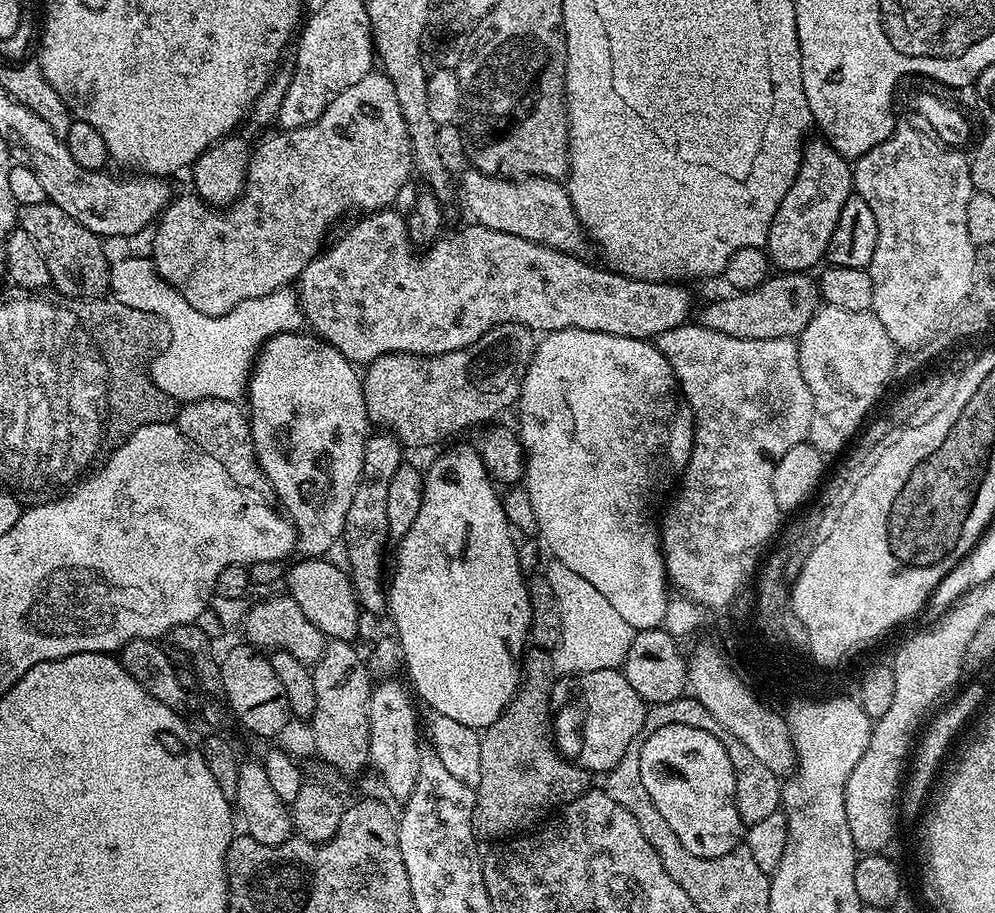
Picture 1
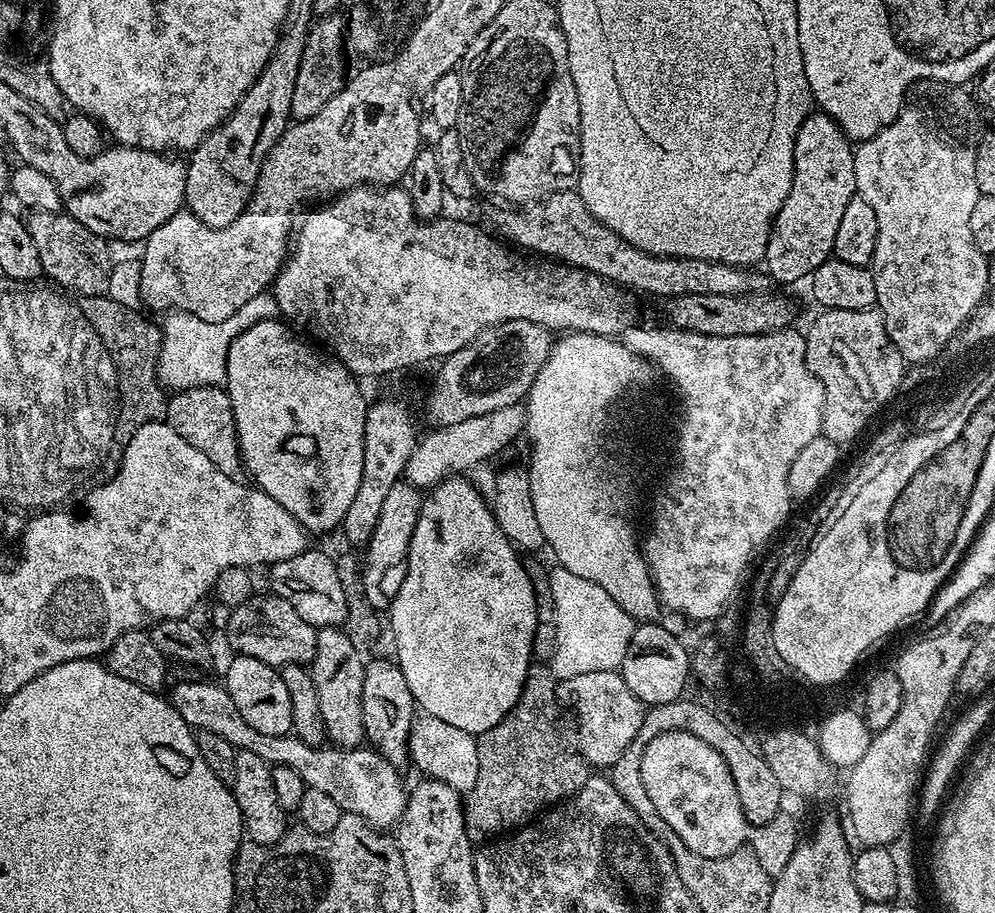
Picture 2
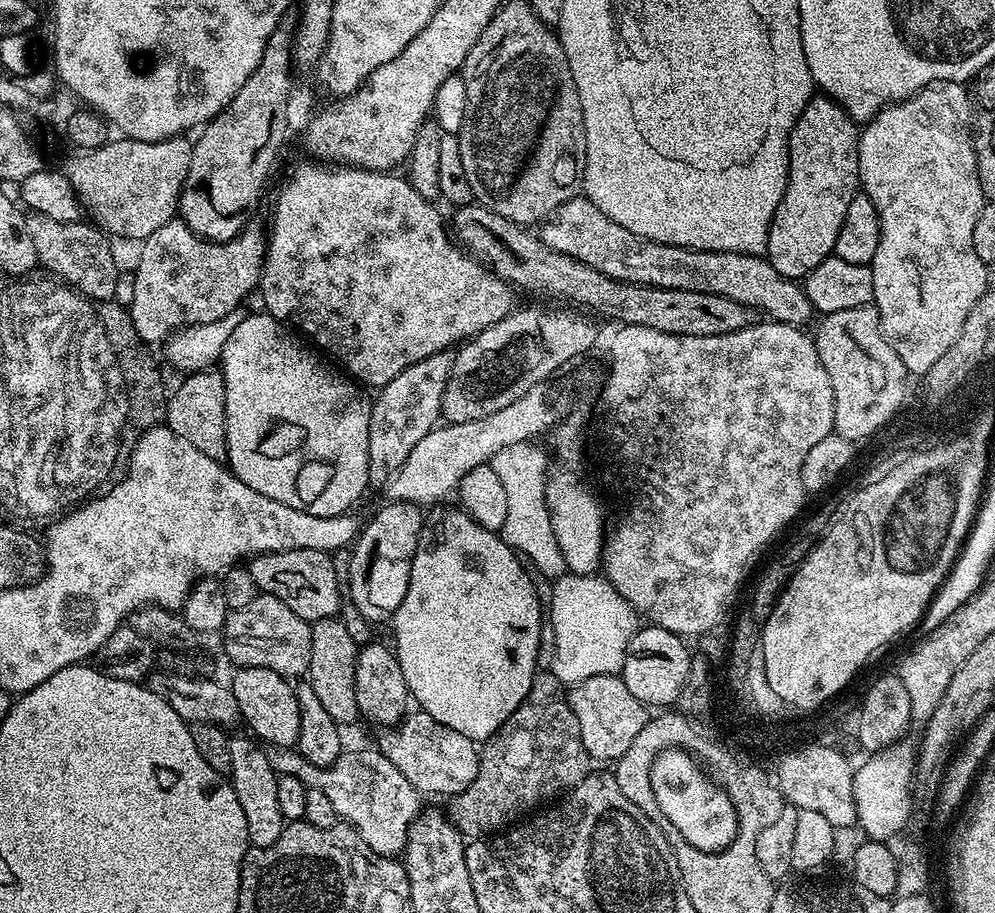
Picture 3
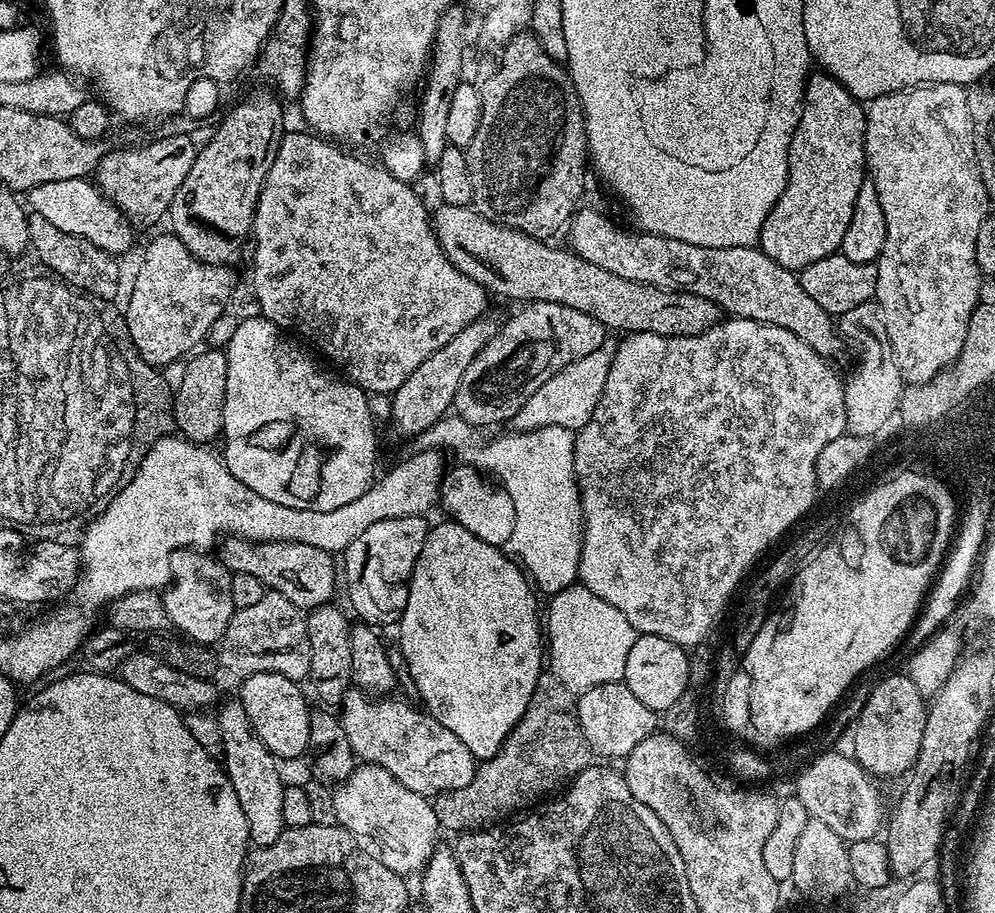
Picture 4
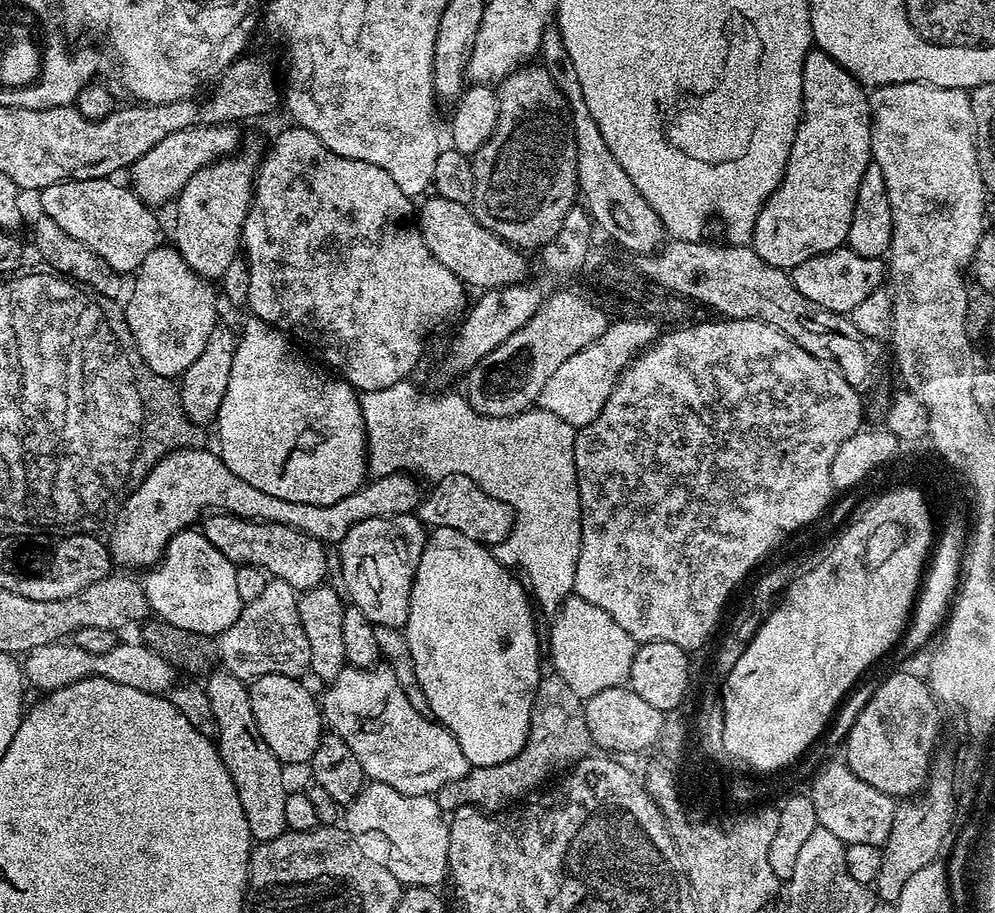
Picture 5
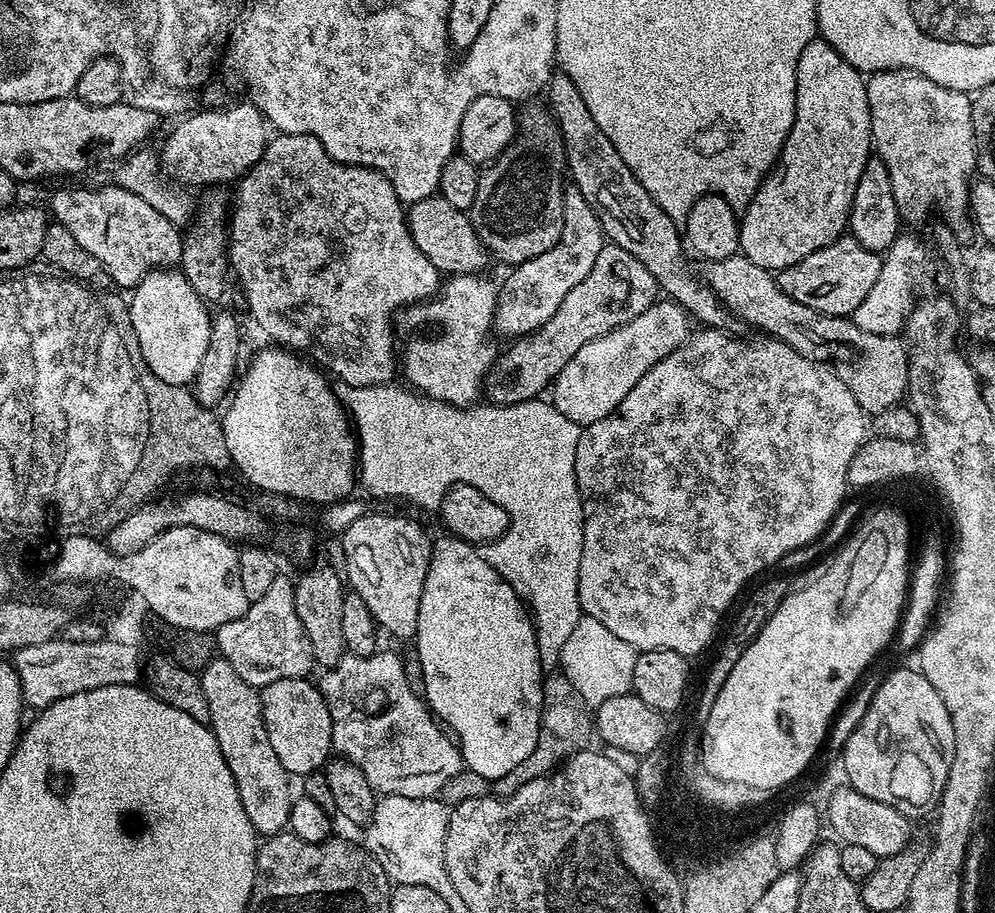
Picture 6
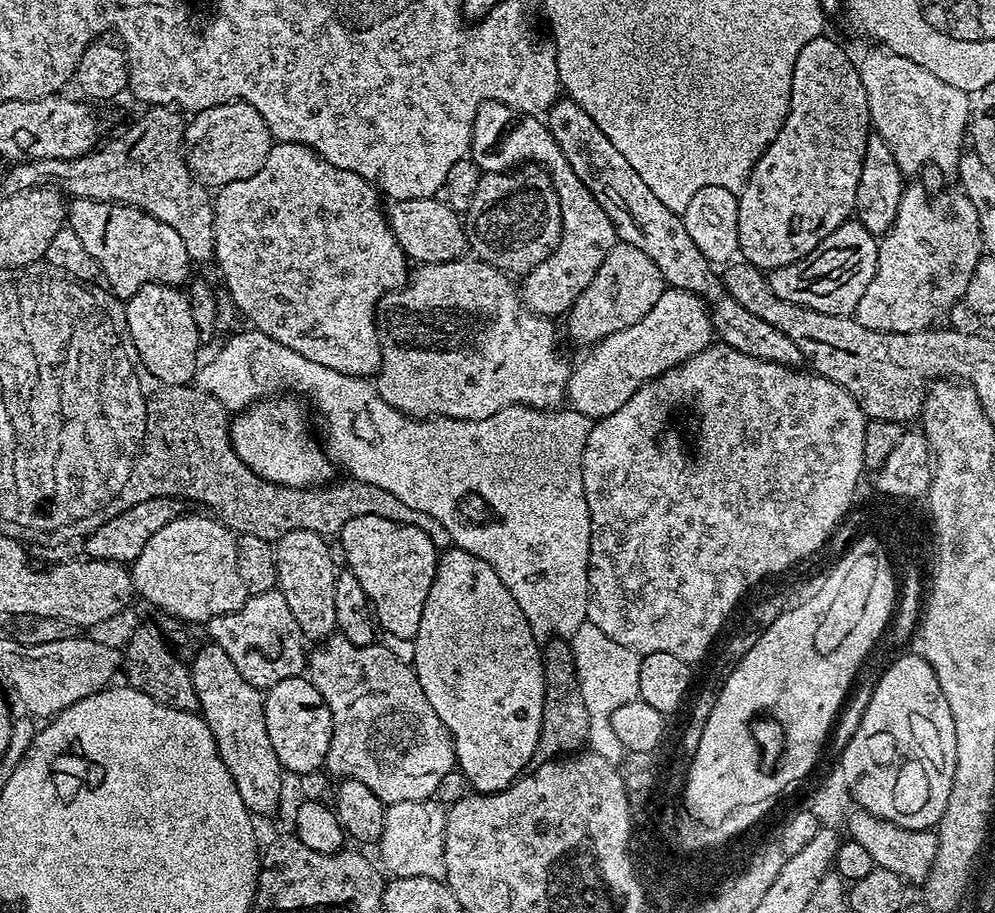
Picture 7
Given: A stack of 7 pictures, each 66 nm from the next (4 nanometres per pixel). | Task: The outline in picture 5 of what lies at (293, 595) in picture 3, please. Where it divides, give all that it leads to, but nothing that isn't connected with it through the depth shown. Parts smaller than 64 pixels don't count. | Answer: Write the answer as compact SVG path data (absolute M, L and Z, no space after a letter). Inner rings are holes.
M228 512L208 514L202 520L202 533L215 549L220 550L234 565L249 564L268 573L273 580L286 582L298 594L319 588L328 572L329 549L318 538L302 534L302 530L272 524L268 520L243 520Z

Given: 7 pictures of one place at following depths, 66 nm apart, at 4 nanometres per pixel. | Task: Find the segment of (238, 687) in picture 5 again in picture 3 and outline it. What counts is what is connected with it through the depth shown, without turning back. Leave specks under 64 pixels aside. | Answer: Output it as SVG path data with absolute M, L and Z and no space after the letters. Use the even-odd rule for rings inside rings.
M233 735L230 739L232 789L234 794L238 794L238 802L242 805L242 814L246 814L249 845L254 848L274 846L274 842L278 842L286 823L282 810L278 810L277 775L270 766L267 751L251 735L243 735Z

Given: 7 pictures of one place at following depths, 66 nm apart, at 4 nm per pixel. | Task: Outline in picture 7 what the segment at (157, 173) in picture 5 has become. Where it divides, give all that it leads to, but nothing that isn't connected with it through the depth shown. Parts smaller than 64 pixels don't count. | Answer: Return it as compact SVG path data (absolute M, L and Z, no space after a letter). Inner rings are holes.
M243 102L219 104L195 113L185 129L184 142L188 169L196 173L201 184L212 190L258 174L274 143L262 114Z

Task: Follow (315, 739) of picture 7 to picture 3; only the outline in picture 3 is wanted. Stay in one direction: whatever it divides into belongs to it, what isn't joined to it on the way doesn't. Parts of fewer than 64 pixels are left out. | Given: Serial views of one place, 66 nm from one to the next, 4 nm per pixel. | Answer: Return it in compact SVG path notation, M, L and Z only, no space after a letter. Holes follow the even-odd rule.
M242 668L235 674L237 676L230 680L230 687L234 698L238 698L240 719L245 725L248 723L247 731L265 745L295 748L300 730L295 687L269 668Z

